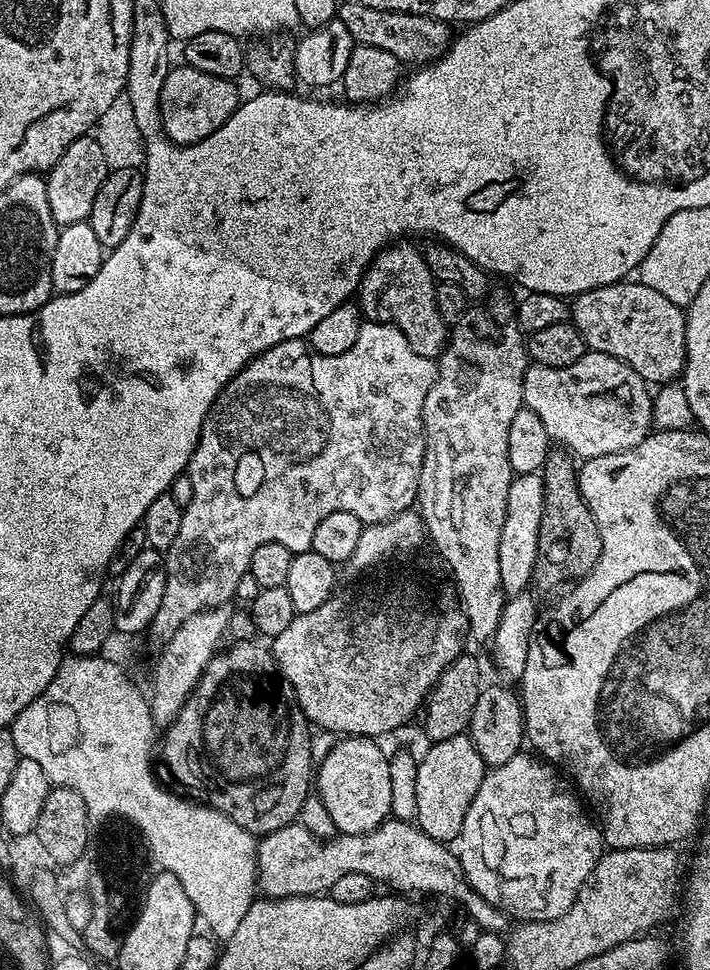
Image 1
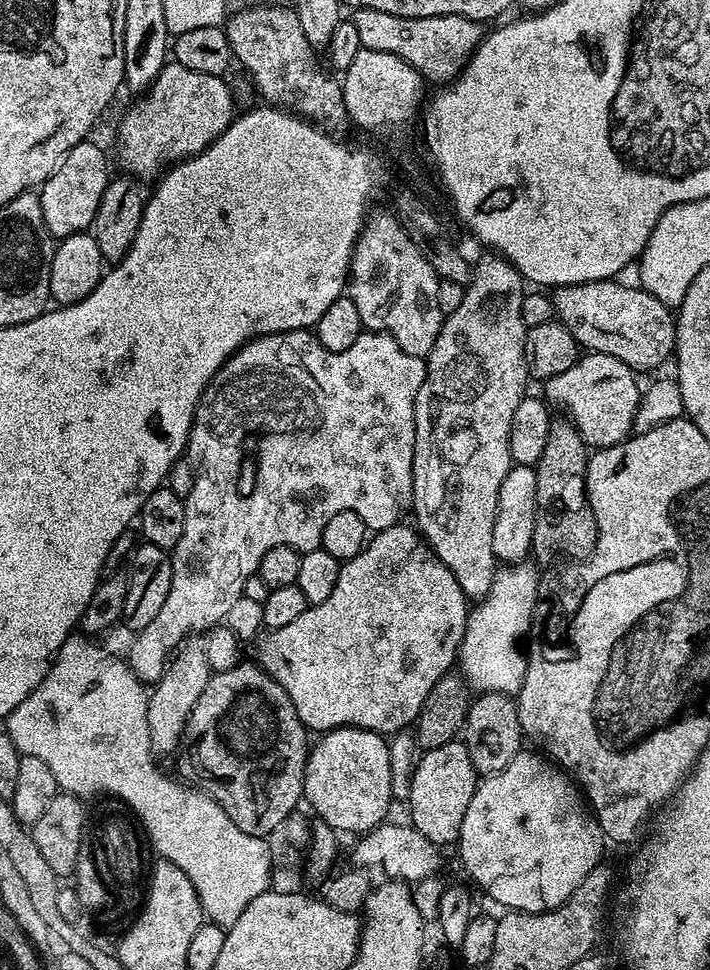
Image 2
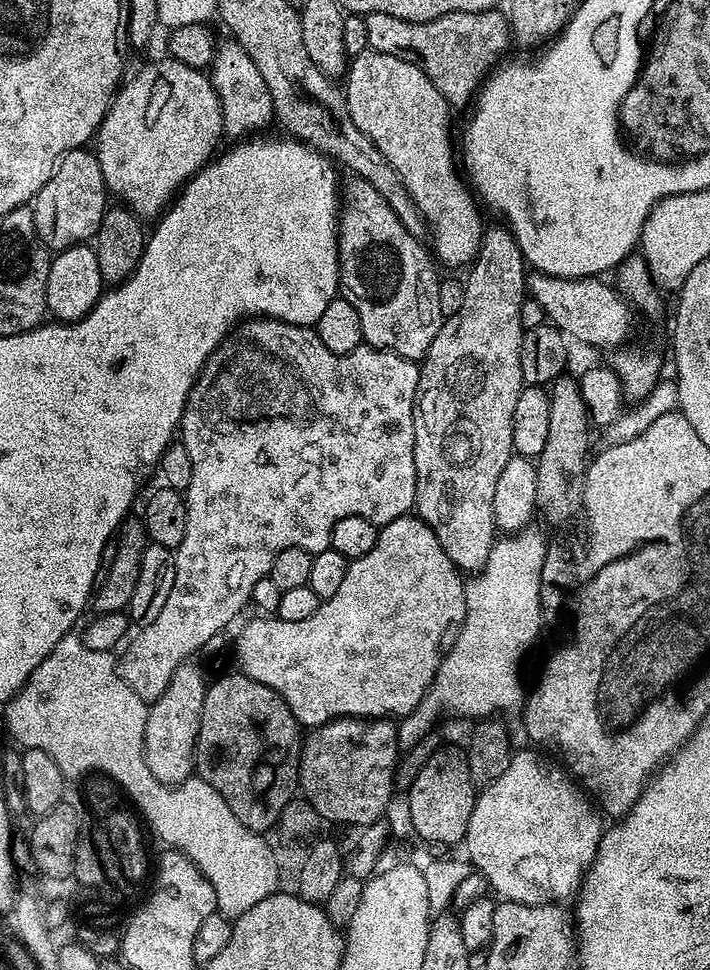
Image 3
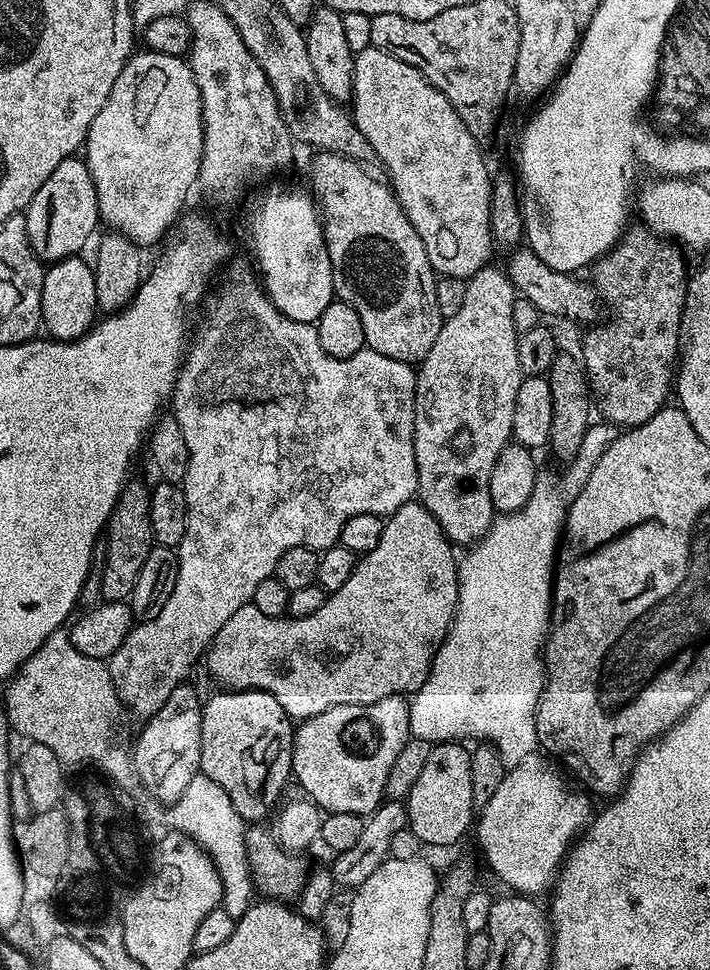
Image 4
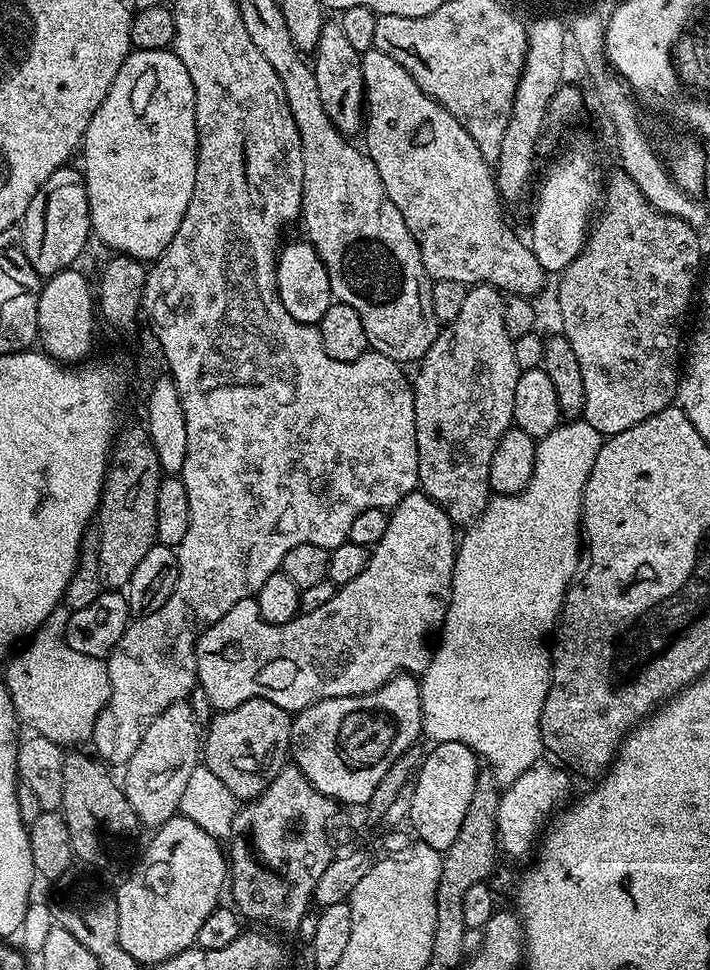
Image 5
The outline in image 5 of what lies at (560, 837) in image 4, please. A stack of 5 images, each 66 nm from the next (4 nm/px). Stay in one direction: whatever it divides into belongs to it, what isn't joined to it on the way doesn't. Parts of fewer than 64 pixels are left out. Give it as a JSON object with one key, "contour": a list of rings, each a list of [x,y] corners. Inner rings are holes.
{"contour":[[[537,764],[514,783],[507,785],[501,793],[496,831],[497,841],[503,853],[505,851],[510,856],[522,856],[526,853],[529,855],[545,822],[569,799],[569,773],[556,768]]]}

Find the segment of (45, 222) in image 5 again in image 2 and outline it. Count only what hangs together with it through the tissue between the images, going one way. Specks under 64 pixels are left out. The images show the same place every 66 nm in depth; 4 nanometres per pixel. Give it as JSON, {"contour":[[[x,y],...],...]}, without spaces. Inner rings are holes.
{"contour":[[[91,139],[83,140],[70,149],[51,178],[39,189],[42,218],[46,222],[46,230],[53,238],[88,232],[98,214],[98,202],[102,202],[102,194],[110,182],[110,175],[107,154],[92,143]]]}

